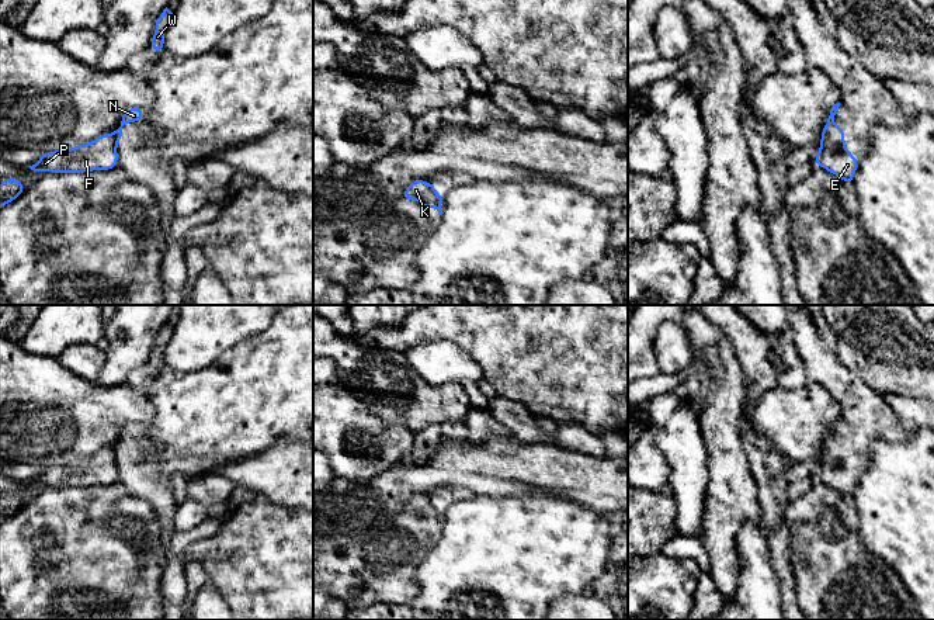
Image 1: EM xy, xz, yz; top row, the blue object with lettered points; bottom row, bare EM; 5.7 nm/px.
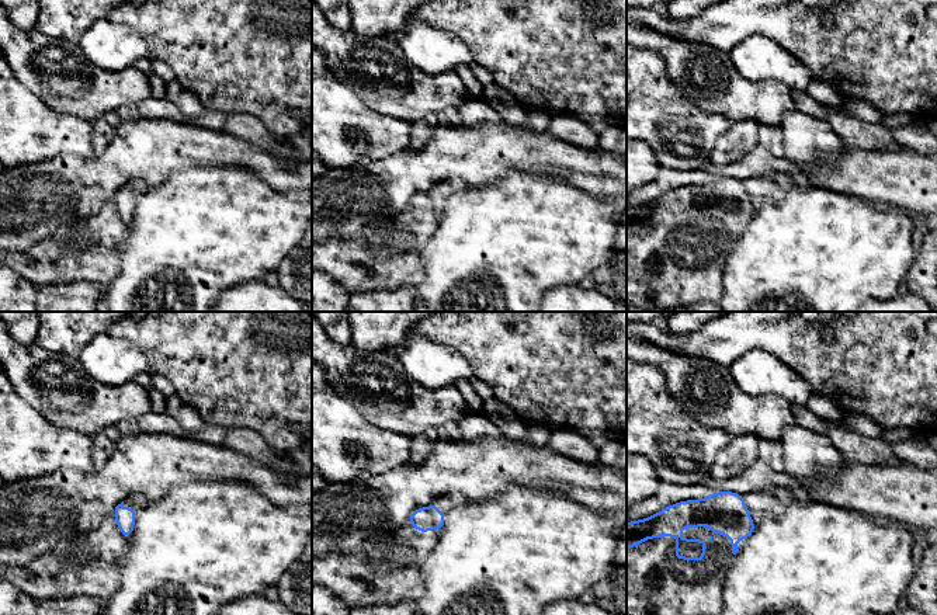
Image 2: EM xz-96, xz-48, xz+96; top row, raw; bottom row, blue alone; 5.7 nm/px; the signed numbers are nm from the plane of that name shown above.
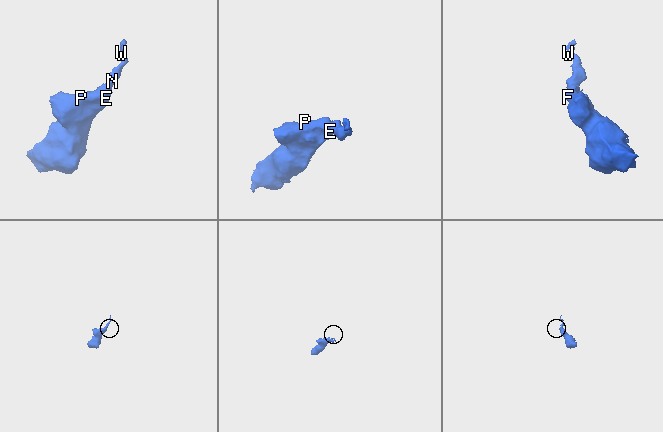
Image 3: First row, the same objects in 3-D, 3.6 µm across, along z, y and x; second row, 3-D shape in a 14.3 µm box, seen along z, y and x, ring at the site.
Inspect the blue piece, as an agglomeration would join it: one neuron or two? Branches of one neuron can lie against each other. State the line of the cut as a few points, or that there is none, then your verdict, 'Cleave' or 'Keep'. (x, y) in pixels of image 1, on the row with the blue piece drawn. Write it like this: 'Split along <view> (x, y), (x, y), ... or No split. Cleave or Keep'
Split along yz (832, 125), (822, 141). Cleave

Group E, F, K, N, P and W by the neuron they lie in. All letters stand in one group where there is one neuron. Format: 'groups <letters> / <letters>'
groups E F K P / N W

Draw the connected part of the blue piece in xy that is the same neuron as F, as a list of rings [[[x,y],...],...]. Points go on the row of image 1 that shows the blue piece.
[[[101,134],[96,141],[66,150],[41,153],[39,160],[28,166],[34,172],[87,173],[118,167],[114,134]]]

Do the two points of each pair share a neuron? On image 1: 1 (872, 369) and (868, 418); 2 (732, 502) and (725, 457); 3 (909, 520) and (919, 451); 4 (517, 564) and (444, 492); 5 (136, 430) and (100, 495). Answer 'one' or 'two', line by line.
1: two
2: one
3: one
4: two
5: two

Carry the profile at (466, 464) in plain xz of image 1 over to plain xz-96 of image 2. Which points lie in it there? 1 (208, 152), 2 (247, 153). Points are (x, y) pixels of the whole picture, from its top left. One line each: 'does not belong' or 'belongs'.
1: belongs
2: belongs

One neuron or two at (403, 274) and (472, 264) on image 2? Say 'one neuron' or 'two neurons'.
two neurons

